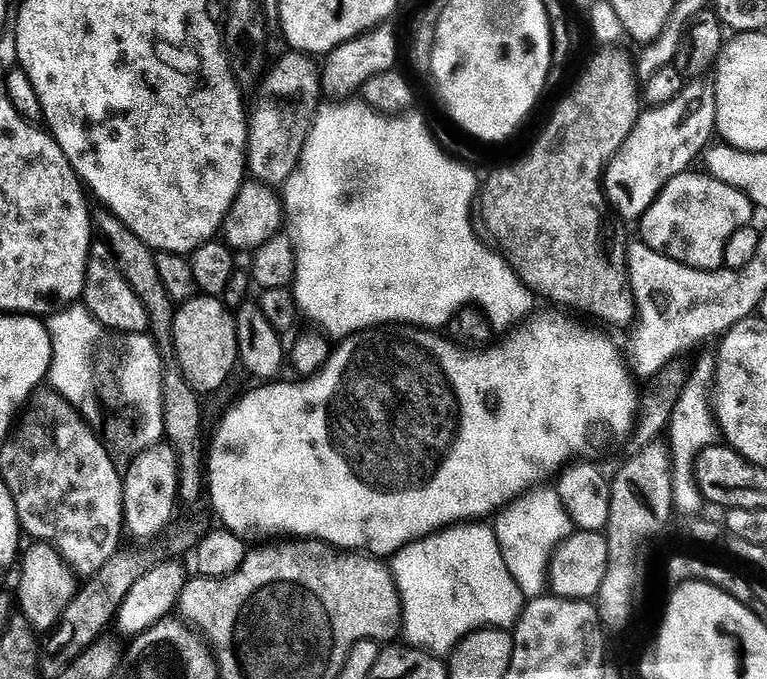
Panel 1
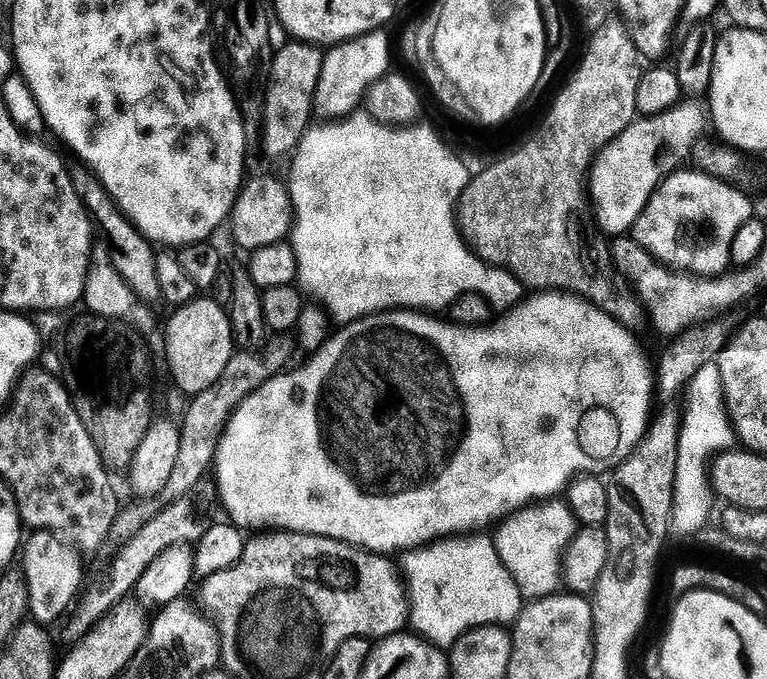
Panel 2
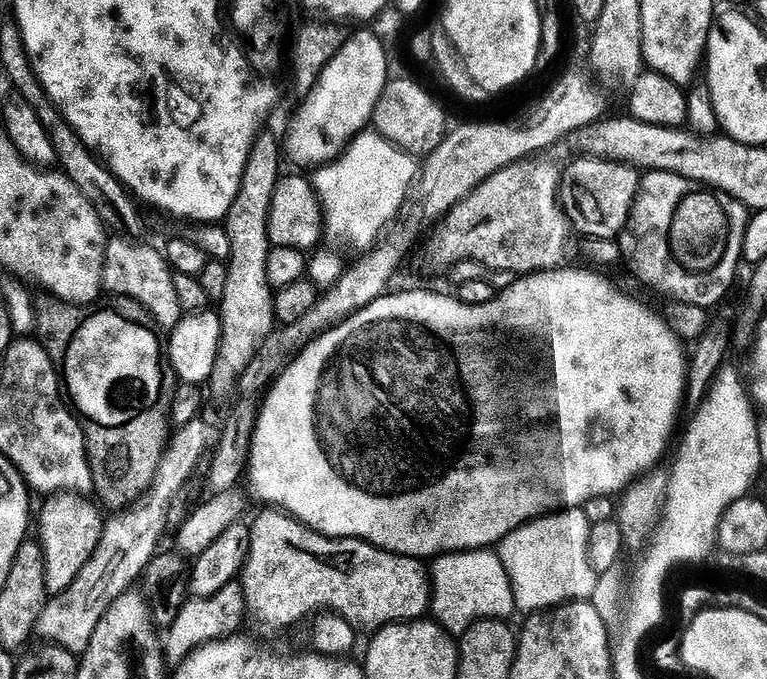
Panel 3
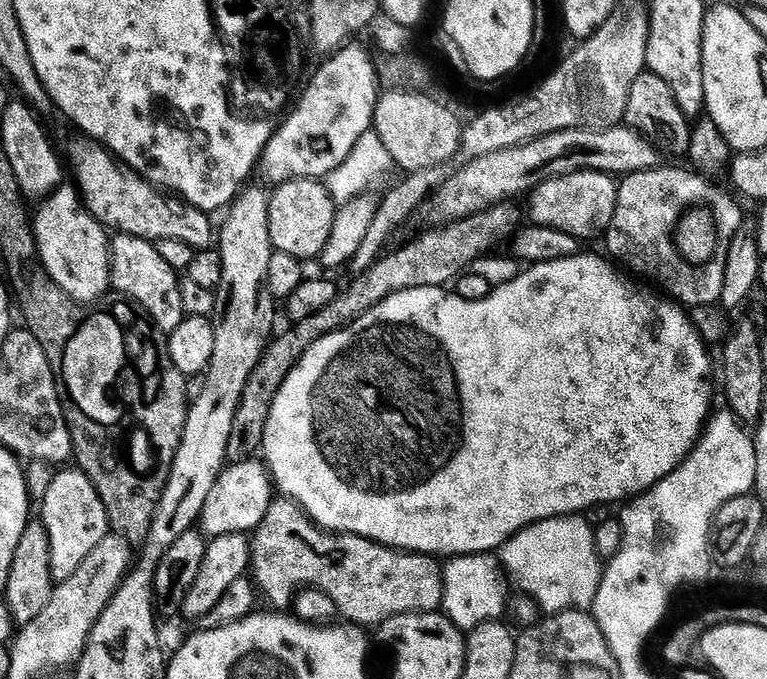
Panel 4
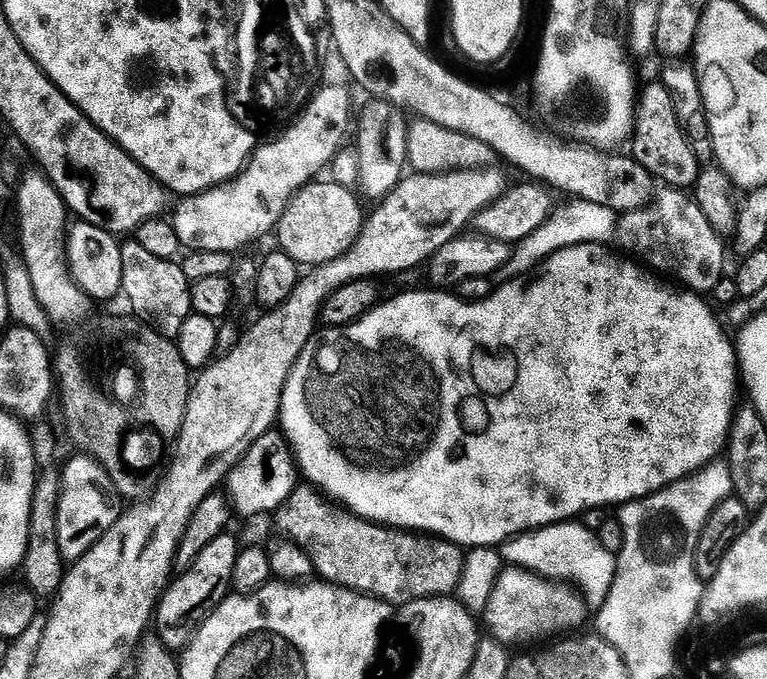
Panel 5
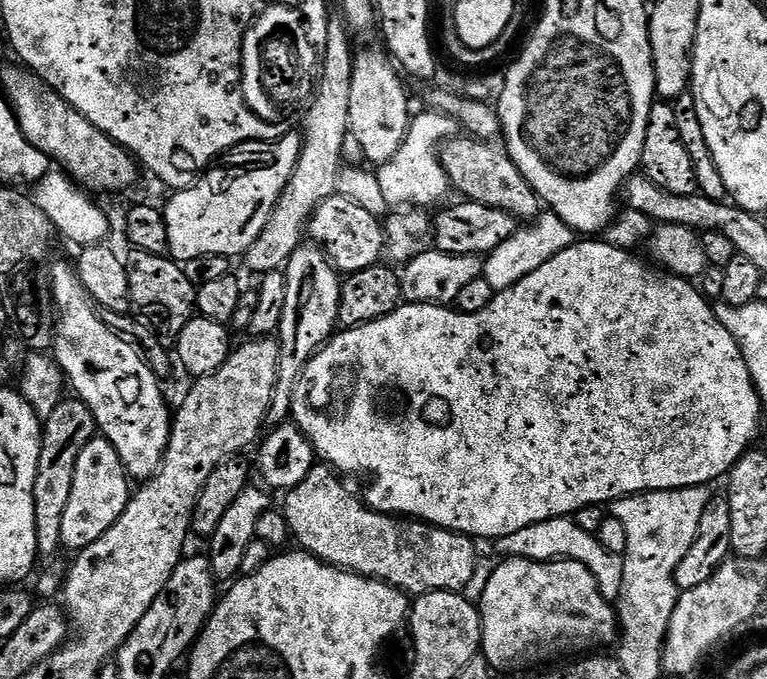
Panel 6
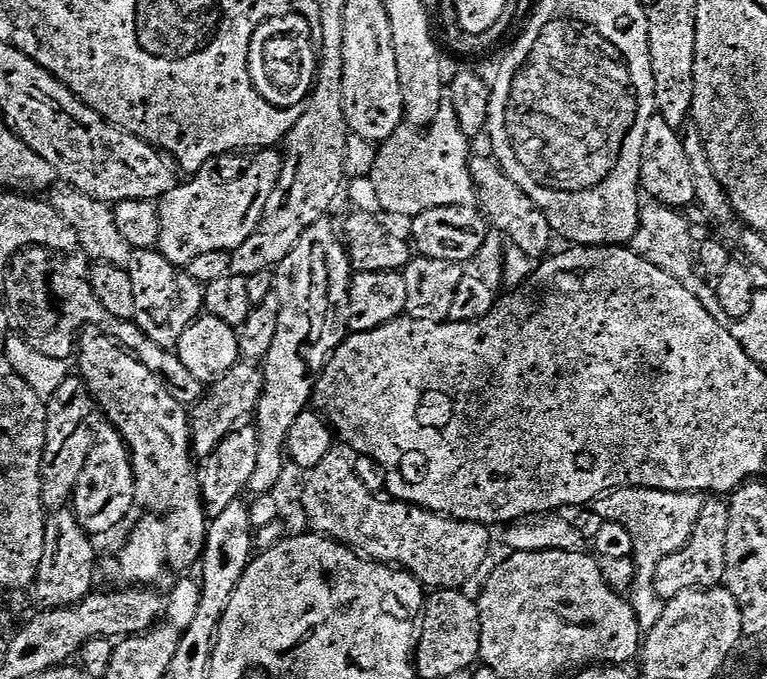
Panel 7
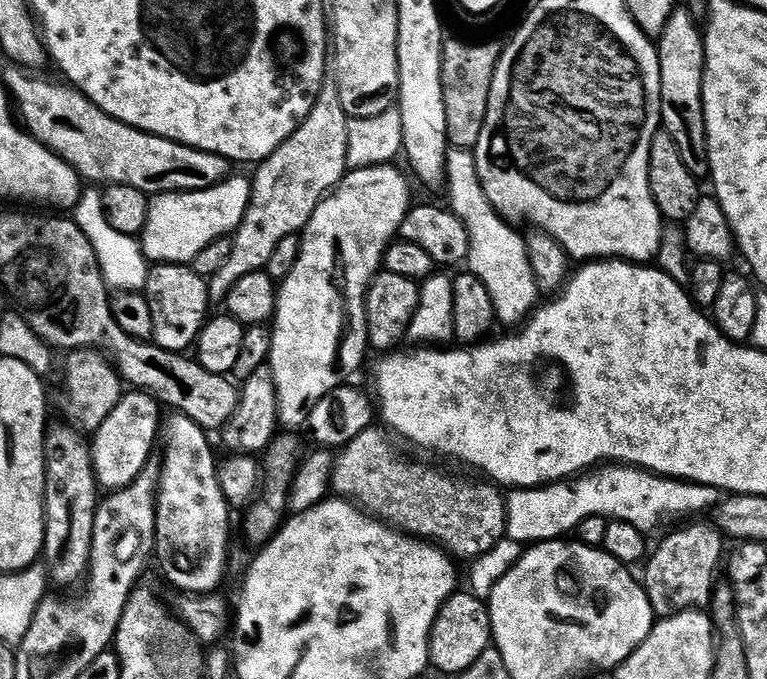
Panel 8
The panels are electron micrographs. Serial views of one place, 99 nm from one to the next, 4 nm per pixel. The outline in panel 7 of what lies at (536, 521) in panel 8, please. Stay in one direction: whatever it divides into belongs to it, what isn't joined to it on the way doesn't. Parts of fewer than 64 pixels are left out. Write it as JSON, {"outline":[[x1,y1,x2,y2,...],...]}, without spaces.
{"outline":[[617,488,595,501,595,512,613,520,626,530,634,542,631,559,636,560,636,581,632,584,630,603,640,620,641,629,649,630,660,623,662,601,656,594,656,567,670,554,681,552,692,536,702,514,705,497,699,492,664,492,661,488]]}

